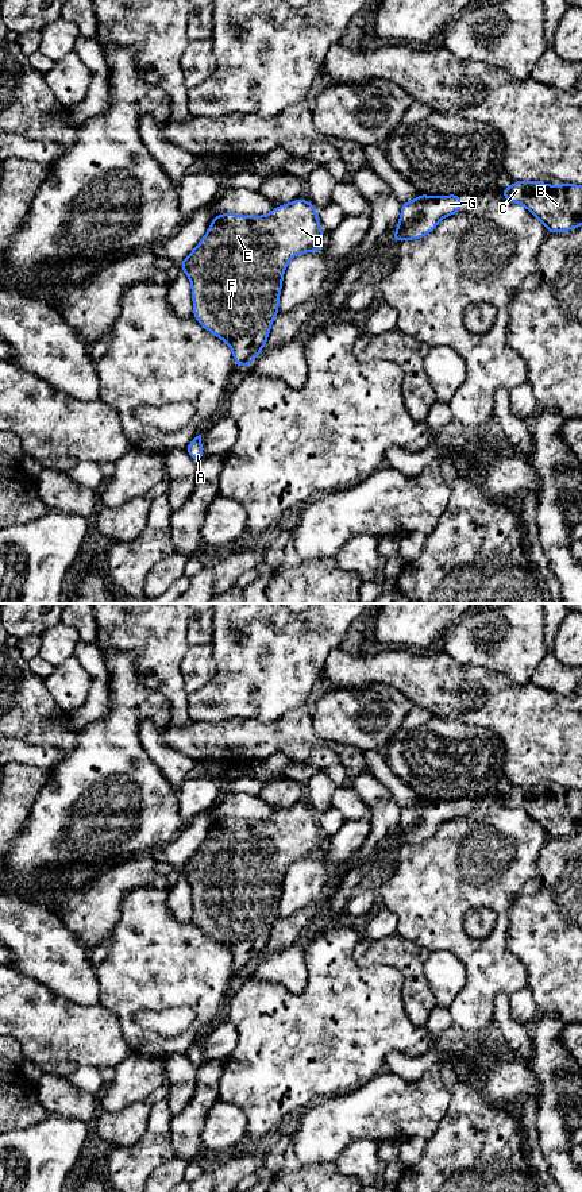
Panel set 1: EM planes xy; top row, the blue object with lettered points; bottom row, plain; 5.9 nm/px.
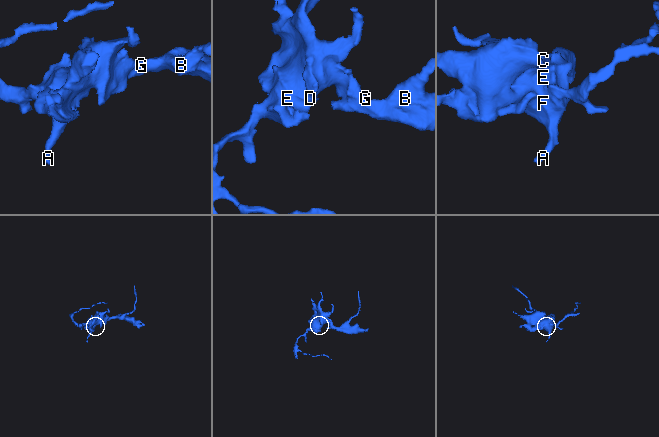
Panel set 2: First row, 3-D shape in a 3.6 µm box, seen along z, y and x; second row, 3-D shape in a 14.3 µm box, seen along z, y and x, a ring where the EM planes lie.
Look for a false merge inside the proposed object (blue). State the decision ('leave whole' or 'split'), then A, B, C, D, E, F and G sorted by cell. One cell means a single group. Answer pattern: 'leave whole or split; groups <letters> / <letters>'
split; groups A D E F / B C G

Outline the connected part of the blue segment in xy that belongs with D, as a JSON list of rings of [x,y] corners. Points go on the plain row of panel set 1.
[[[300,803],[277,810],[266,821],[217,819],[212,822],[200,848],[178,869],[192,890],[196,926],[230,950],[239,973],[261,960],[267,946],[273,925],[280,918],[280,898],[288,867],[298,859],[319,857],[325,852],[313,811]]]

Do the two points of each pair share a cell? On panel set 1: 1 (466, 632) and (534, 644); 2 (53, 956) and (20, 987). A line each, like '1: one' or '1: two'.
1: one
2: two

